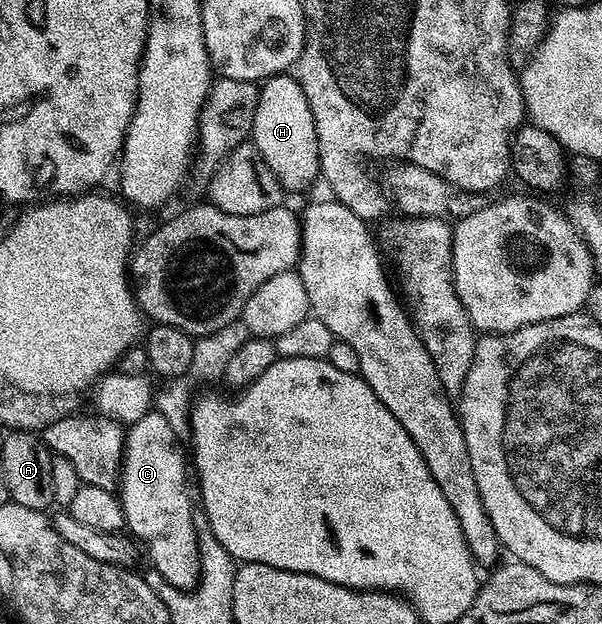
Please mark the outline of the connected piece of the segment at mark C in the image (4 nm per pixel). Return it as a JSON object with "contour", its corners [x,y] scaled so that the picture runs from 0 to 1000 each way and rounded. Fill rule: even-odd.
{"contour":[[[257,654],[249,655],[244,663],[233,667],[233,673],[214,678],[209,689],[209,723],[203,732],[203,763],[196,769],[194,790],[203,800],[203,819],[209,829],[208,848],[239,877],[239,888],[249,893],[248,905],[259,917],[266,917],[266,923],[272,923],[272,929],[279,929],[279,936],[286,936],[296,946],[321,946],[329,936],[332,923],[332,885],[329,883],[329,867],[326,865],[326,846],[322,845],[324,813],[316,813],[316,792],[309,787],[309,747],[312,753],[312,728],[302,723],[304,710],[296,705],[292,696],[286,692],[284,681],[274,673]]]}

